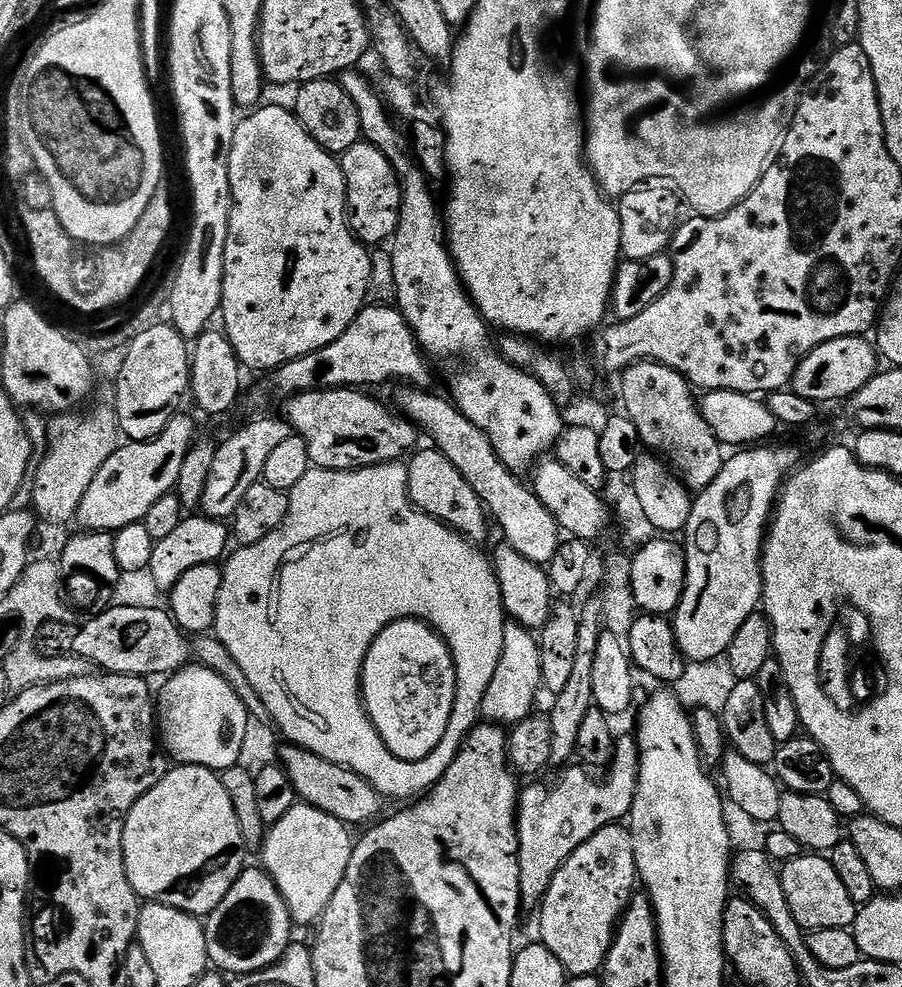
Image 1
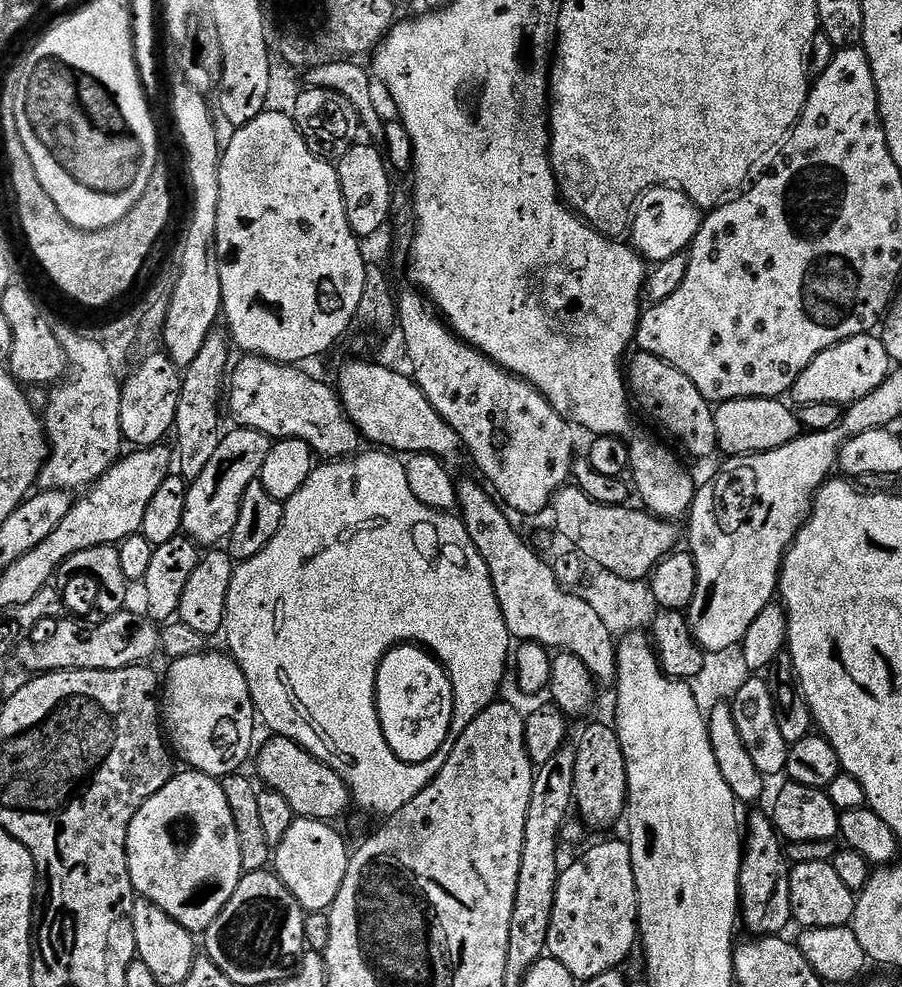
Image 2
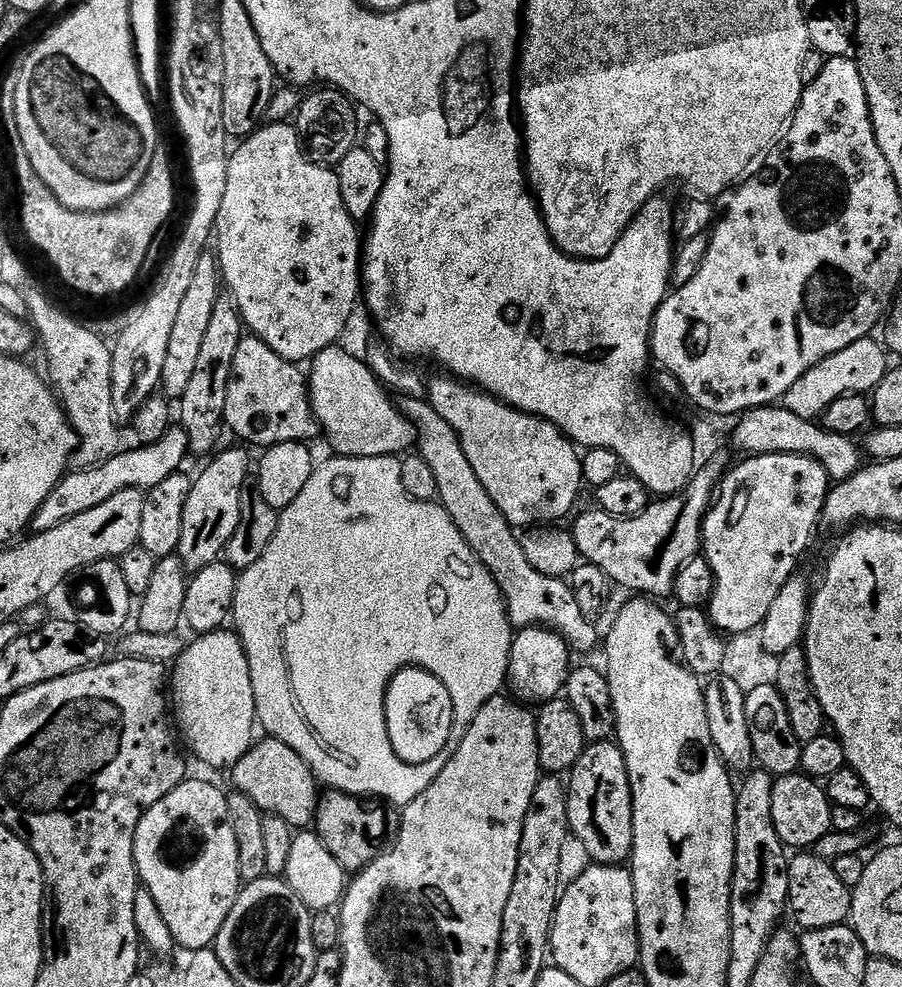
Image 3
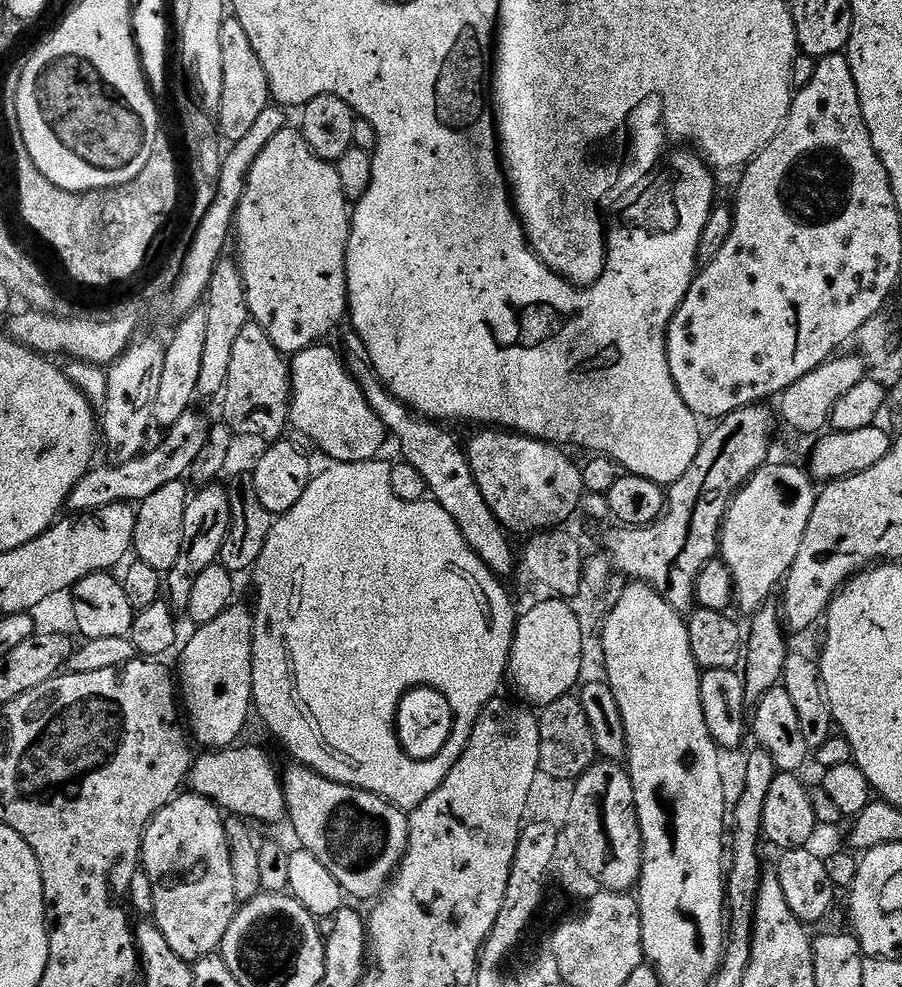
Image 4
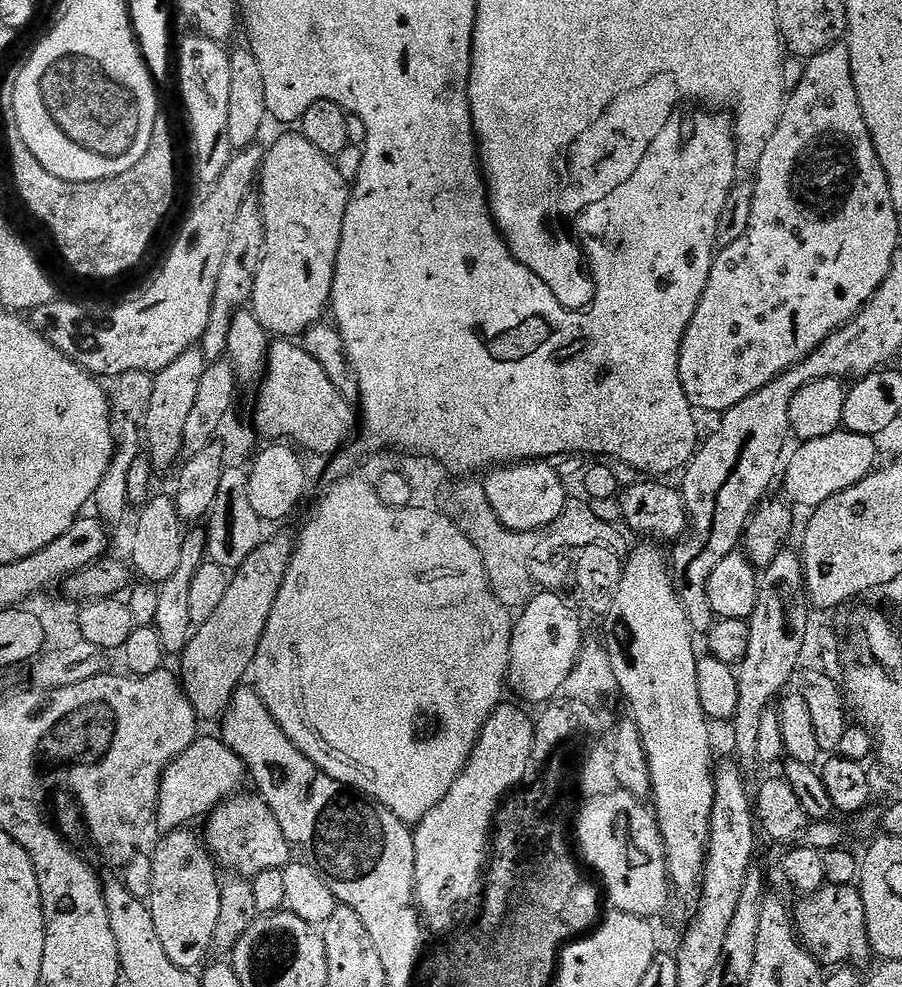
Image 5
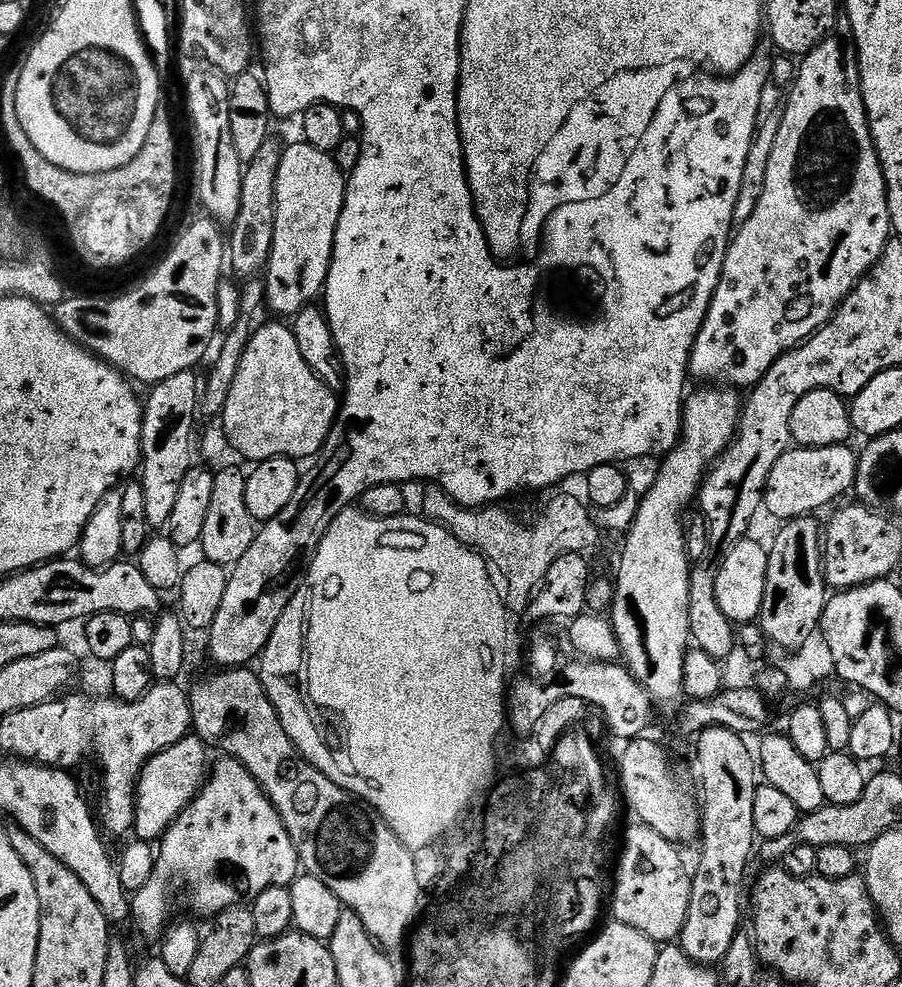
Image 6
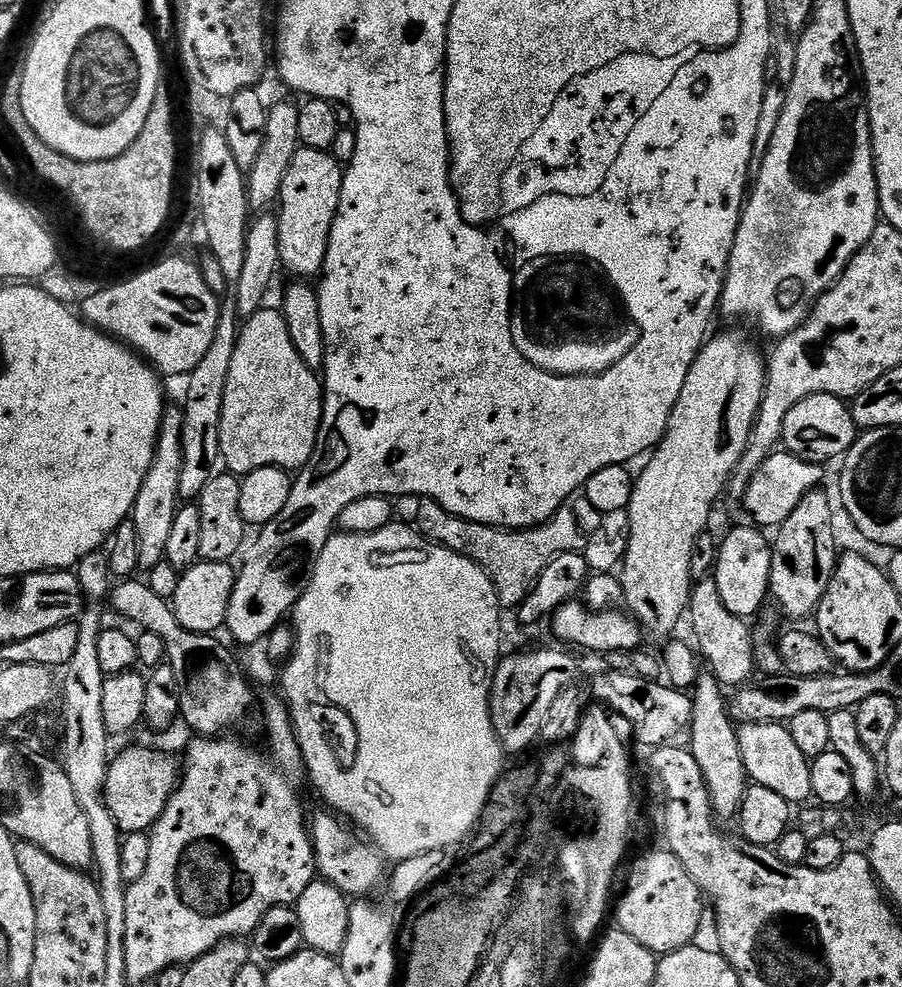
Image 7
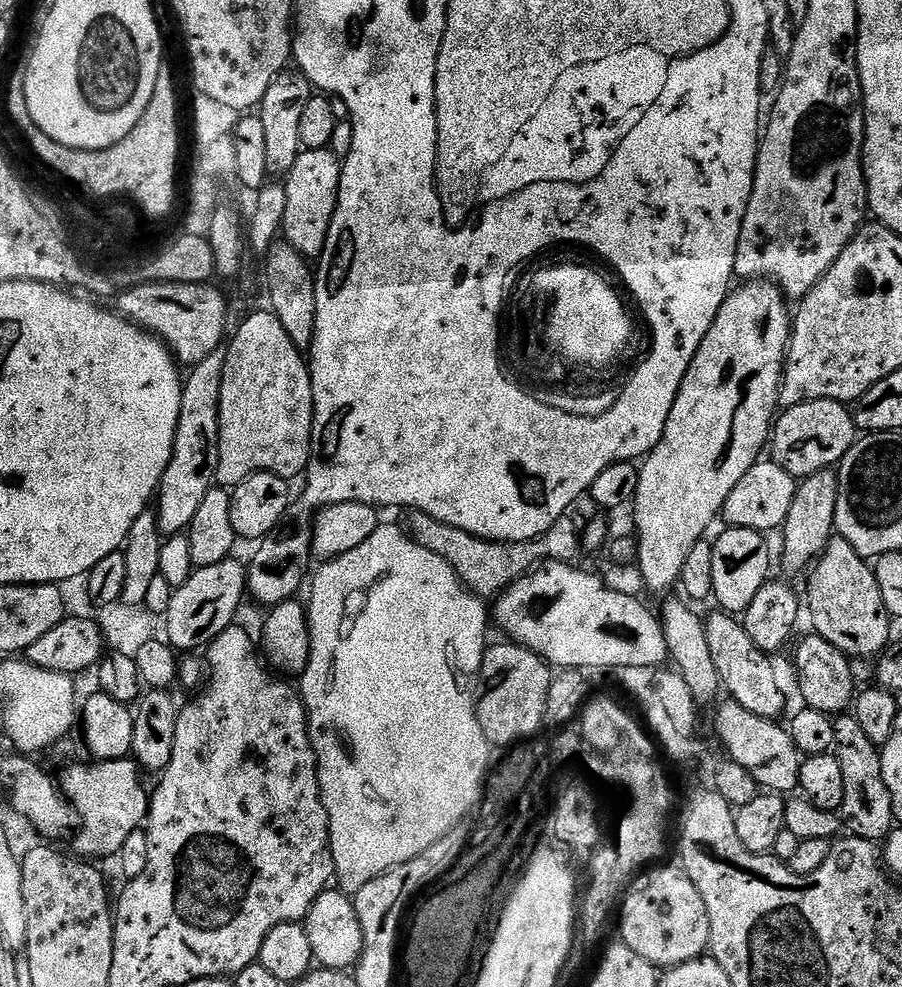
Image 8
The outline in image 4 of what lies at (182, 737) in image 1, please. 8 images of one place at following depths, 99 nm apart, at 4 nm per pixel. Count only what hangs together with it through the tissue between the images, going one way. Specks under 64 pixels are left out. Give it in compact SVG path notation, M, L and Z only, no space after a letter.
M233 606L228 608L223 612L221 616L218 618L214 618L214 622L210 622L209 624L201 624L199 627L195 629L196 633L193 634L192 637L188 640L188 645L184 648L184 653L180 656L180 676L178 672L178 692L181 697L188 696L188 701L183 701L182 708L186 713L186 724L190 729L192 727L191 735L194 737L196 735L196 740L200 744L205 744L203 747L208 750L219 750L222 748L231 748L233 745L237 743L236 740L240 735L244 732L244 727L248 724L248 712L253 711L254 705L252 703L252 618L253 613L251 611L248 612L244 608L239 608L239 606Z

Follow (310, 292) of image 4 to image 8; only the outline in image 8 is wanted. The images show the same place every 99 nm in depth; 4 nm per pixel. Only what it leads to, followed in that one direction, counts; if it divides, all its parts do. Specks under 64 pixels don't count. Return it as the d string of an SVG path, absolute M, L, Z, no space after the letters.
M331 147L301 151L294 170L283 181L286 190L286 218L282 229L283 239L305 258L319 258L324 252L330 222L336 213L340 193L341 157L333 154Z

